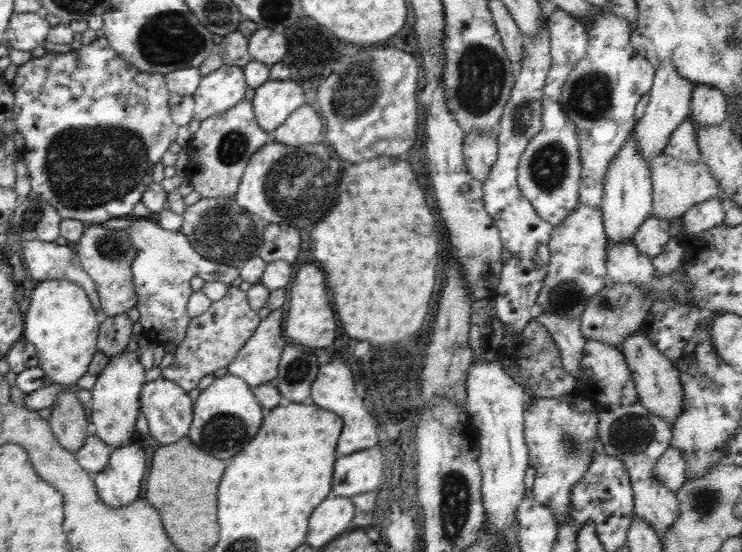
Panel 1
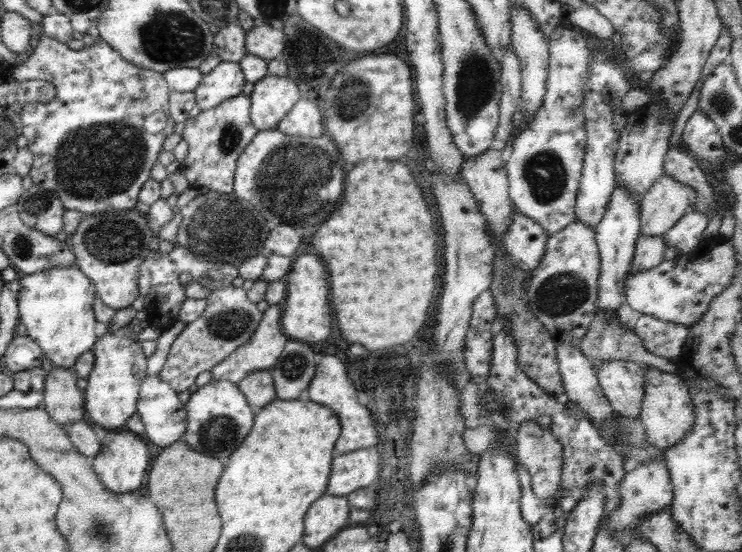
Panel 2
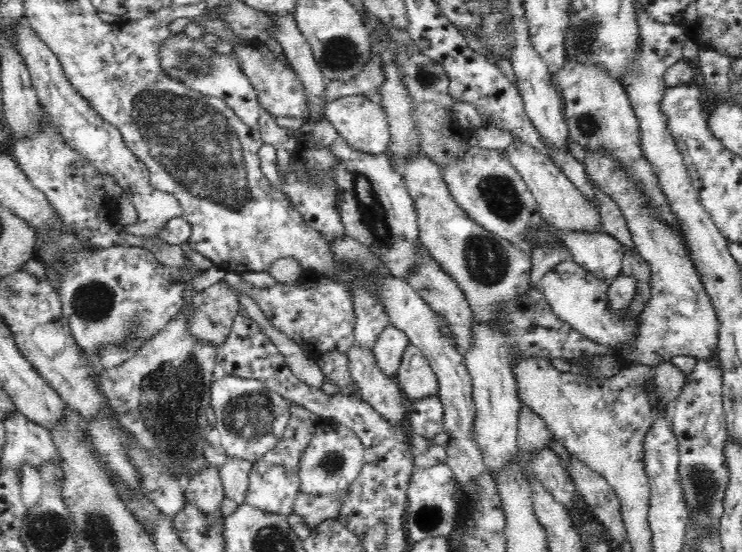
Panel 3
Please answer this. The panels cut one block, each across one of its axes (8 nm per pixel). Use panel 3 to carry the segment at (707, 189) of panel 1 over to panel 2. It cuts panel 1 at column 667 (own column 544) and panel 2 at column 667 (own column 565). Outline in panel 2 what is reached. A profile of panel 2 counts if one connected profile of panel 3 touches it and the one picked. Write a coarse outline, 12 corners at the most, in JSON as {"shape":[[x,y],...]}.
{"shape":[[666,173],[642,195],[640,234],[662,236],[696,189]]}

